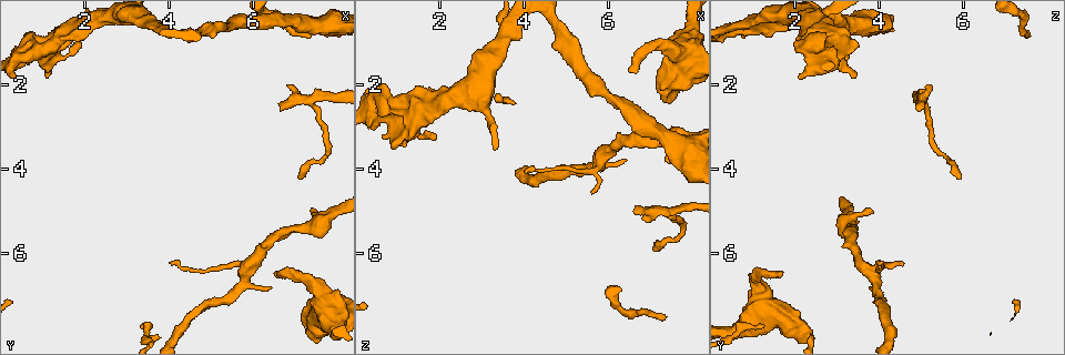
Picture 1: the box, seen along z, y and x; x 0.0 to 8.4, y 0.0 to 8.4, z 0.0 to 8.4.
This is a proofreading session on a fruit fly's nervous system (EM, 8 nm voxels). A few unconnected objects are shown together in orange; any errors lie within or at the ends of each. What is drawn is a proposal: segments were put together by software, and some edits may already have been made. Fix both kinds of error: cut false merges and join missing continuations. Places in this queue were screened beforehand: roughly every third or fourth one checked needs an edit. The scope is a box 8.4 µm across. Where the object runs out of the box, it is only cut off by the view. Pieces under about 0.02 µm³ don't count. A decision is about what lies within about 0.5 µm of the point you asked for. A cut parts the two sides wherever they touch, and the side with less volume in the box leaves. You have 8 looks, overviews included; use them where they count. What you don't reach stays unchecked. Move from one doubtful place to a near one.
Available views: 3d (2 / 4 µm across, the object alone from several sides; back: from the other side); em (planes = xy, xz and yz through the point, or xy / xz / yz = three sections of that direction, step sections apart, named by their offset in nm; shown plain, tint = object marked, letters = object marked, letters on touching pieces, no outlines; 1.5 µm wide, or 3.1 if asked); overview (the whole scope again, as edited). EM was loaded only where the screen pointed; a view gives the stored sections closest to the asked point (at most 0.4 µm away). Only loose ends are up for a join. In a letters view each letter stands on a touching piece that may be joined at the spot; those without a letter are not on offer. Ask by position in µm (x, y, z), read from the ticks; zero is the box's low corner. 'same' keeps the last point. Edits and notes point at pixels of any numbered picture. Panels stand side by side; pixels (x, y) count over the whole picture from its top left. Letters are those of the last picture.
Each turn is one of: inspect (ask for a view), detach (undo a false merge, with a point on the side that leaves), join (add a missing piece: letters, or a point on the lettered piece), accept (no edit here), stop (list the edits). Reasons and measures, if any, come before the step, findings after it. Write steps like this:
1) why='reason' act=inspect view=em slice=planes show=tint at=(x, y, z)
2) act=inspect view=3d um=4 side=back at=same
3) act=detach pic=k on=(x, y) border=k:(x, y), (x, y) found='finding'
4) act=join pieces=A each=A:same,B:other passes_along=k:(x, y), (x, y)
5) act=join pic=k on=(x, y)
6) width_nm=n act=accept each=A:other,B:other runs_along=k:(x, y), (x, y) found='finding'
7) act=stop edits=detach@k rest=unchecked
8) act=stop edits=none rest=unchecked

why='free end' act=inspect view=em slice=xz step=8 show=letters at=(6.65, 6.45, 1.80)

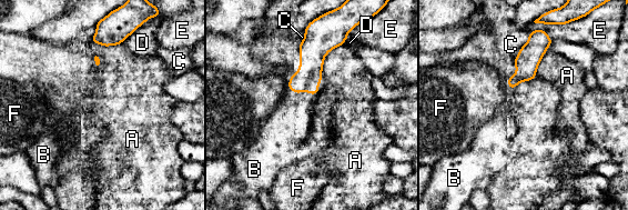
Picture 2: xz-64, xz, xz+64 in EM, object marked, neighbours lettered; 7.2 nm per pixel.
act=join pieces=B each=A:other,B:same,C:other,D:other,E:other,F:other found='it goes on there'

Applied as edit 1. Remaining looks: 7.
why='branch stops here' act=inspect view=3d um=4 at=(6.35, 6.85, 3.80)

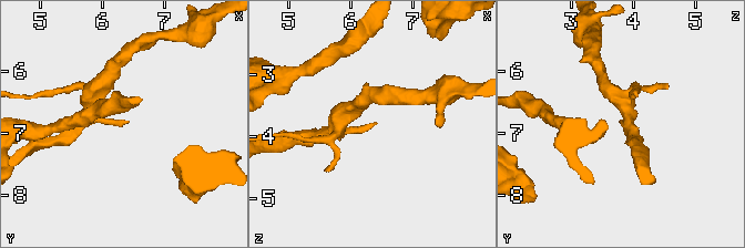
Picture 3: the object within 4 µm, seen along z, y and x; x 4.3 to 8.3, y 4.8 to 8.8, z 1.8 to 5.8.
why='now the EM' act=inspect view=em slice=planes show=tint at=(6.35, 6.75, 3.80)

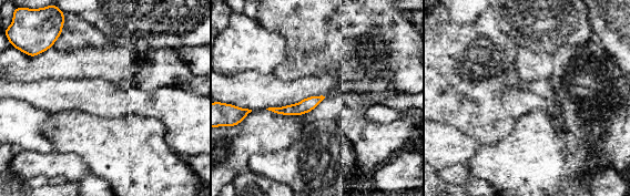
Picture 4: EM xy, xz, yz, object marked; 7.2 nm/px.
why='what lies round it' act=inspect view=em slice=planes show=letters at=same

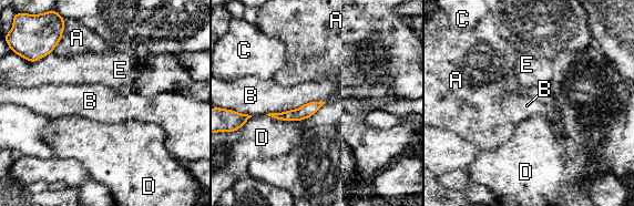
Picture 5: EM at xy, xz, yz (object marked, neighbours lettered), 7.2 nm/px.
act=accept each=A:other,B:other,C:other,D:other,E:other border=5:(52, 51), (31, 62) found='none of them fits'

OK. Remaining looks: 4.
why='free end' act=inspect view=3d um=4 at=(6.65, 2.55, 4.85)

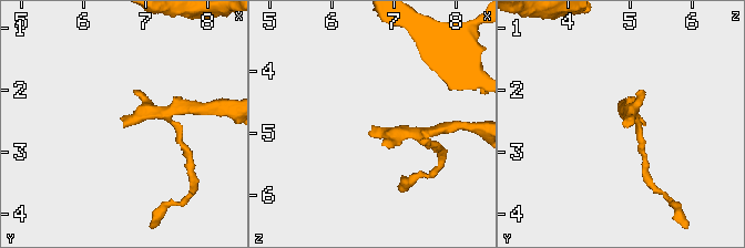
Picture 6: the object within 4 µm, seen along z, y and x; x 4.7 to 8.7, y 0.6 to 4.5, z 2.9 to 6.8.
why='now the EM' act=inspect view=em slice=planes show=tint at=(6.65, 2.60, 4.90)

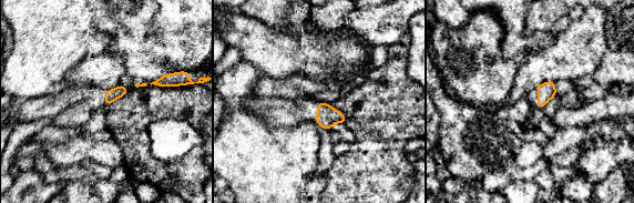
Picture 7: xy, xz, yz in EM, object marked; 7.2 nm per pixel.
why='what lies round it' act=inspect view=em slice=planes show=letters at=same

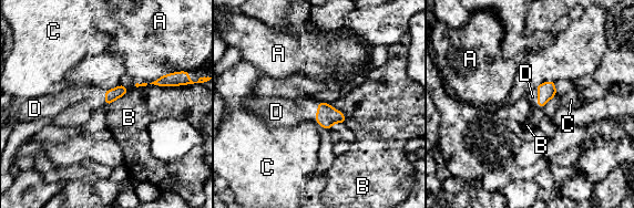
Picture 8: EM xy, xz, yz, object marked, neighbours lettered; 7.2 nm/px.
longest_contact=A:300nm act=join pieces=D each=A:other,B:other,C:other,D:same found='it goes on there'

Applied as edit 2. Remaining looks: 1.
act=stop edits=join@2,join@8 rest=unchecked

